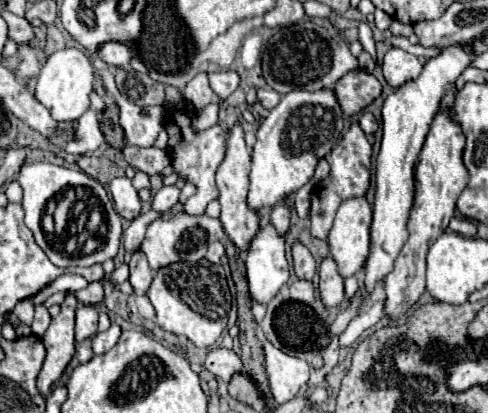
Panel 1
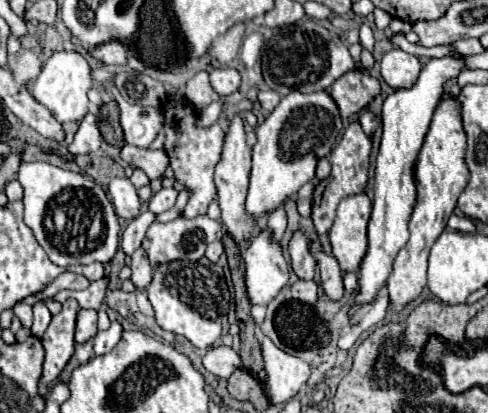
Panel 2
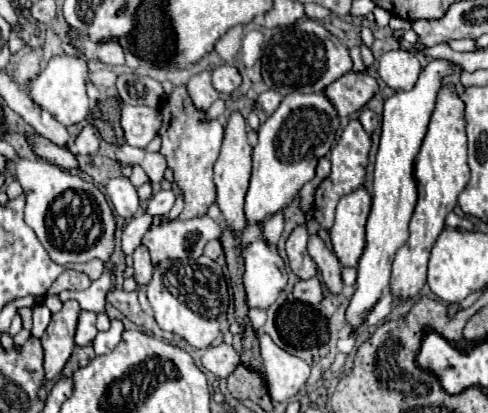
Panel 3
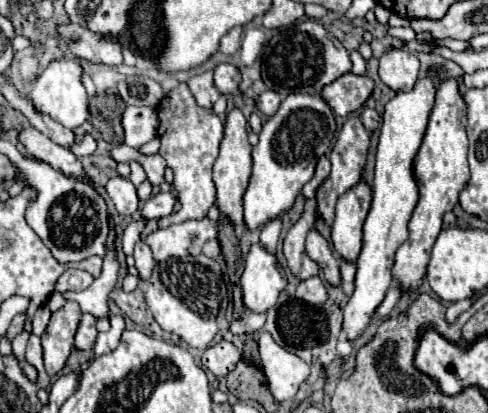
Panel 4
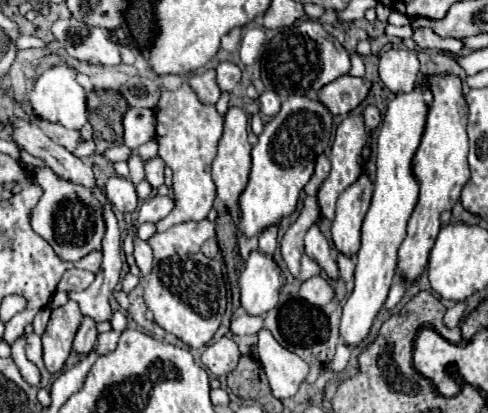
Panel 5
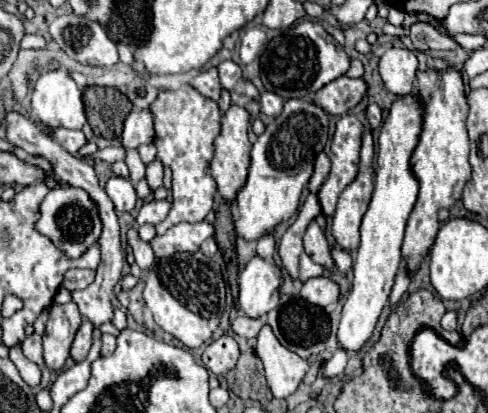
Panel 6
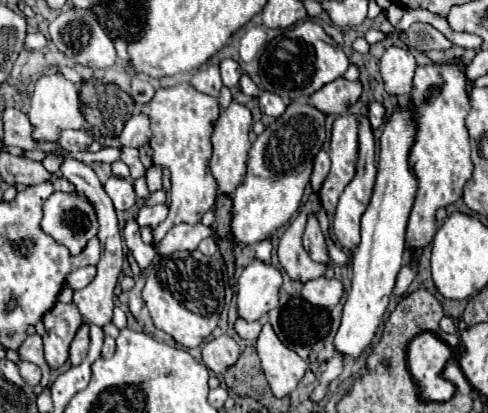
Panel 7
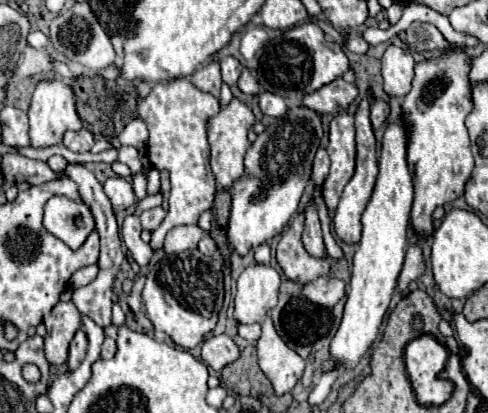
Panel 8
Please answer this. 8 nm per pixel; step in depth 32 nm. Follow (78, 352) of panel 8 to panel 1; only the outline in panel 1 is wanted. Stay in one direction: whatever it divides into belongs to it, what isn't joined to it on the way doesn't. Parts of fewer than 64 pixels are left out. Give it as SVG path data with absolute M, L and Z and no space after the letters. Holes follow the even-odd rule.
M78 304L76 308L76 340L94 336L98 330L98 310Z

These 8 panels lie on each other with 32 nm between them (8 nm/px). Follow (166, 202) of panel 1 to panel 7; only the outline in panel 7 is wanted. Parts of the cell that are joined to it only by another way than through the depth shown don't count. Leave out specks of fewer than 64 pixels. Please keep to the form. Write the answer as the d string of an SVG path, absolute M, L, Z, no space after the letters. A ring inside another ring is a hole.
M166 204L142 206L140 212L138 212L136 222L138 222L140 226L152 226L152 228L156 228L166 216L168 216L168 206L166 206Z

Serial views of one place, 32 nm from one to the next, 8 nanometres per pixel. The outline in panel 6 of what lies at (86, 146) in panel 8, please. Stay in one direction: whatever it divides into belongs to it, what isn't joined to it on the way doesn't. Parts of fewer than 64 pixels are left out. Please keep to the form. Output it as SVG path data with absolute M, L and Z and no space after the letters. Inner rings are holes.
M56 128L50 132L50 138L58 142L62 148L66 148L70 154L76 154L80 146L86 144L86 138L82 130L68 130L68 128Z

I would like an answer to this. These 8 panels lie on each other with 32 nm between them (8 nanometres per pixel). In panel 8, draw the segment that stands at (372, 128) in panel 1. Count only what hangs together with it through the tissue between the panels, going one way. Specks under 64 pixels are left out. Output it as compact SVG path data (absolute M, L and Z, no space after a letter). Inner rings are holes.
M374 100L374 102L370 104L372 128L380 128L380 126L386 122L386 116L388 116L388 104L386 104L386 102L380 102L380 100Z

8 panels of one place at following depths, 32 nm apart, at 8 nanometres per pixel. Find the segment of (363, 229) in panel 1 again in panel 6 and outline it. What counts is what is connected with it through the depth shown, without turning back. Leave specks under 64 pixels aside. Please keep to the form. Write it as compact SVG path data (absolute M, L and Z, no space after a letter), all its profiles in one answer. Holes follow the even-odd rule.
M364 126L364 138L362 138L362 152L360 152L360 172L352 184L344 188L344 192L338 198L336 214L332 220L332 236L336 244L348 252L354 254L360 246L360 222L364 218L364 212L368 210L370 198L372 198L372 156L374 156L374 144L370 128Z

